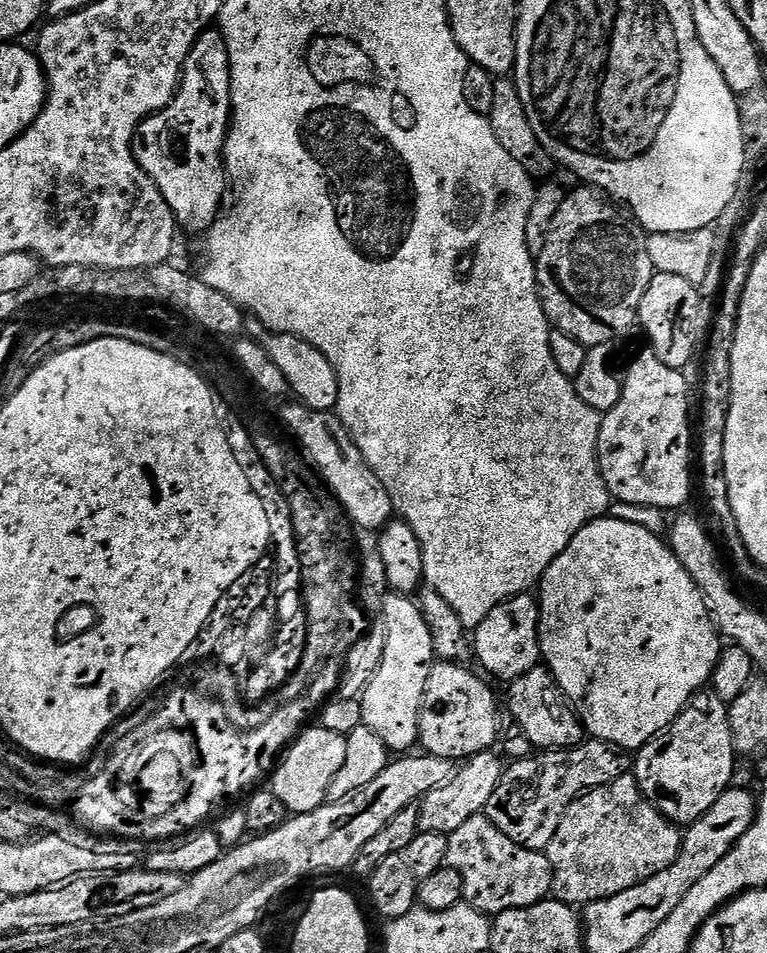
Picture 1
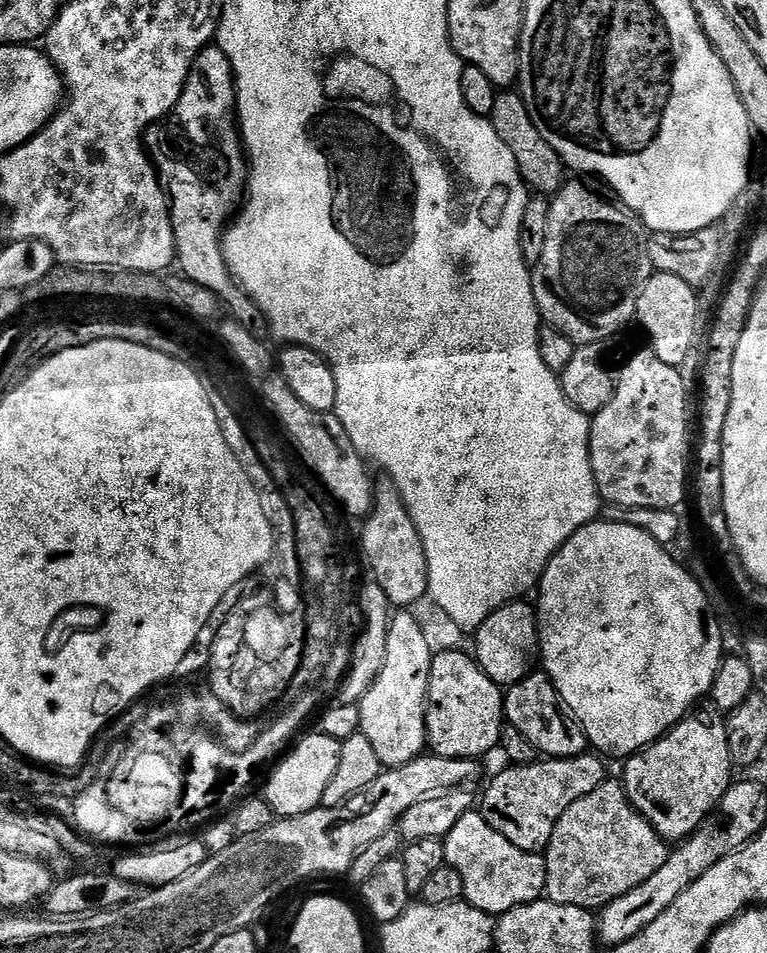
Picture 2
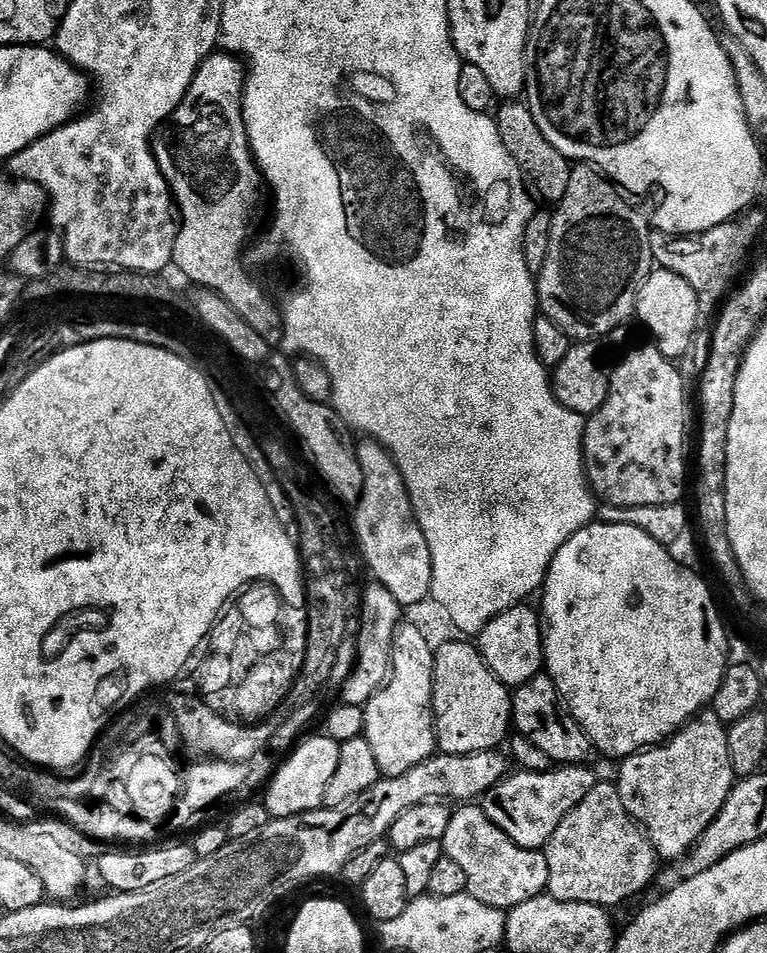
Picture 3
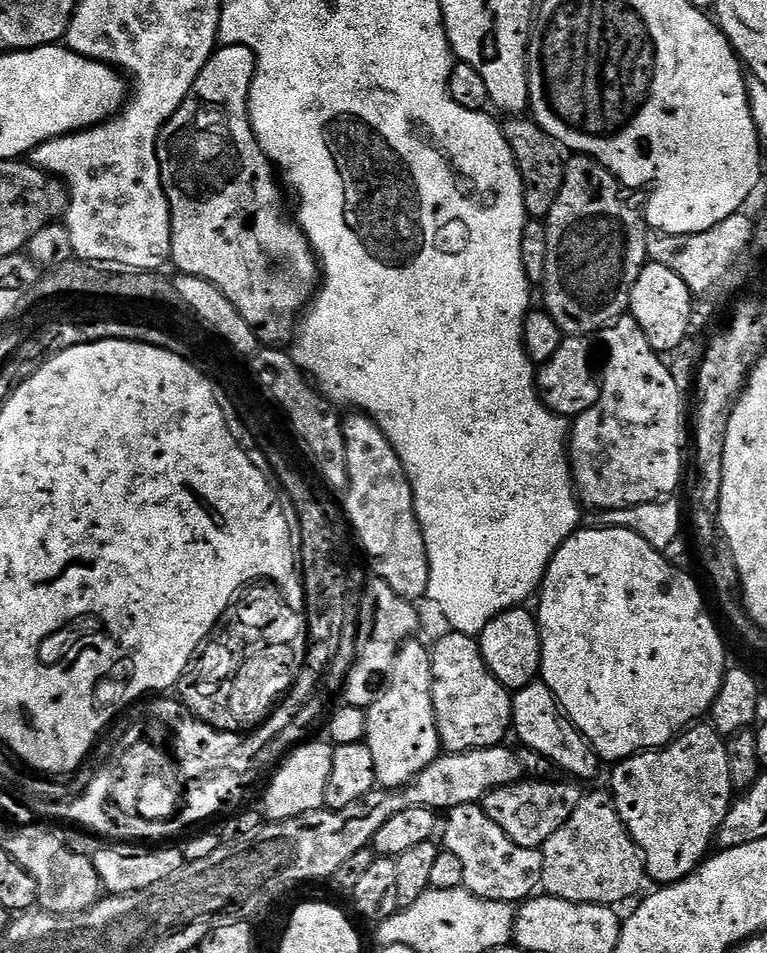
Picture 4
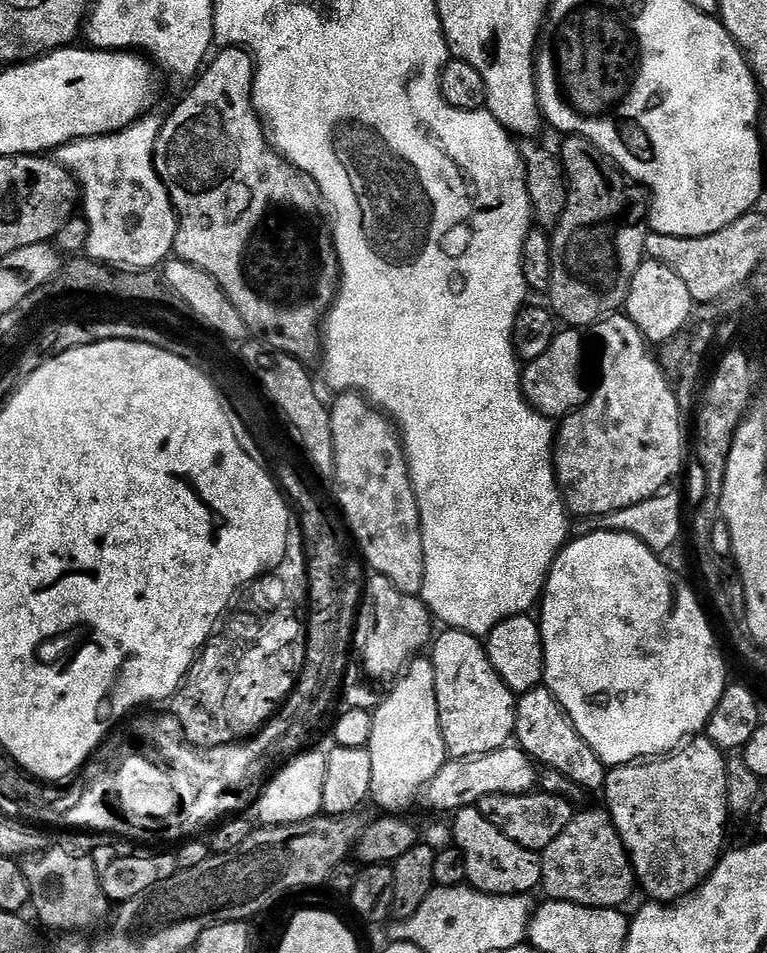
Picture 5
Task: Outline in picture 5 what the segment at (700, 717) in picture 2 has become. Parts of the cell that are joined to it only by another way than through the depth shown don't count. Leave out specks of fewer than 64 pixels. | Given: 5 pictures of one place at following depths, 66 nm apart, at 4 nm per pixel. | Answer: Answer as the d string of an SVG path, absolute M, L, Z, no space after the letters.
M701 734L676 749L675 752L653 758L647 762L637 762L635 764L621 764L613 767L608 773L606 782L602 789L602 797L608 805L606 811L611 816L614 826L618 830L618 834L624 843L624 849L627 850L629 858L632 859L632 871L636 873L636 883L648 895L647 899L652 902L675 902L688 896L696 891L701 884L707 880L709 874L716 869L716 865L720 862L720 857L725 851L724 831L728 828L728 816L730 817L730 809L728 806L728 787L726 786L726 774L728 773L728 762L725 753L720 751L718 746L714 746L714 742L708 740L707 735Z

